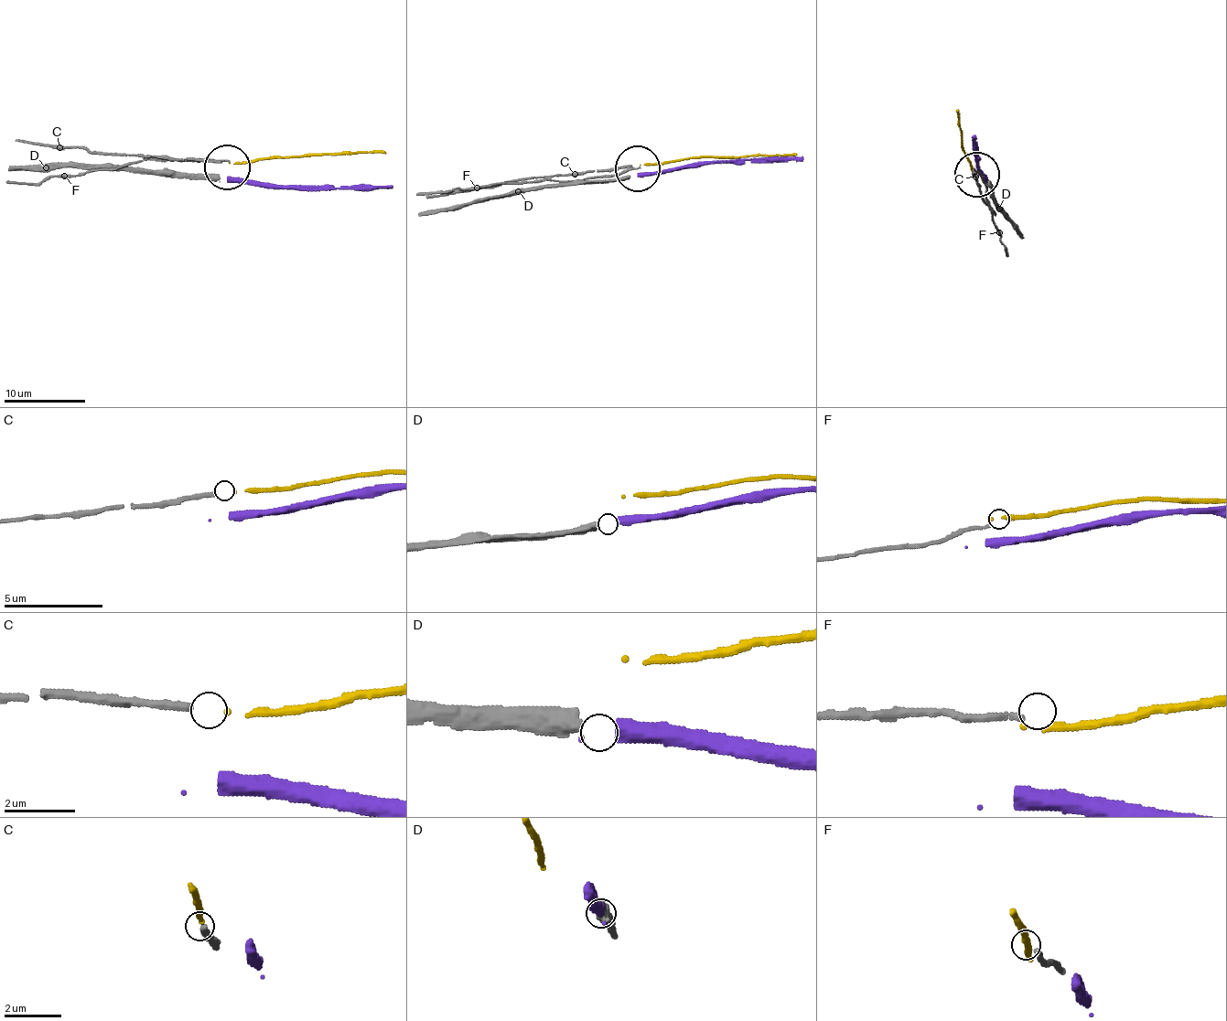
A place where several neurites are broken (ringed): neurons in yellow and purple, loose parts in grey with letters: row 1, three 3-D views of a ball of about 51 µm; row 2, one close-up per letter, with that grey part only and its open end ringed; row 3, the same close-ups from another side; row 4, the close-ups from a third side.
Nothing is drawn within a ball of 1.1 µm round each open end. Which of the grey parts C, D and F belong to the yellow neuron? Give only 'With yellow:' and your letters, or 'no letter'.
With yellow: C

